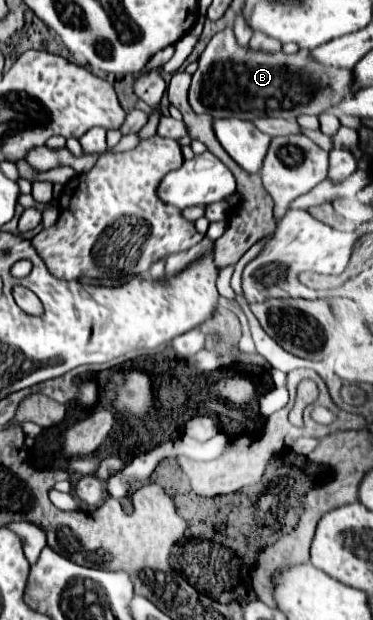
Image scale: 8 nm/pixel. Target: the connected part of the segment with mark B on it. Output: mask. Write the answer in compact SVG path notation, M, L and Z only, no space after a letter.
M225 28L211 38L199 56L199 68L189 88L189 104L197 114L207 112L213 118L235 116L253 120L273 116L295 120L301 114L319 116L353 96L357 90L349 90L349 82L353 82L351 68L317 66L307 50L299 50L297 54L251 50L249 46L239 46L233 30Z

